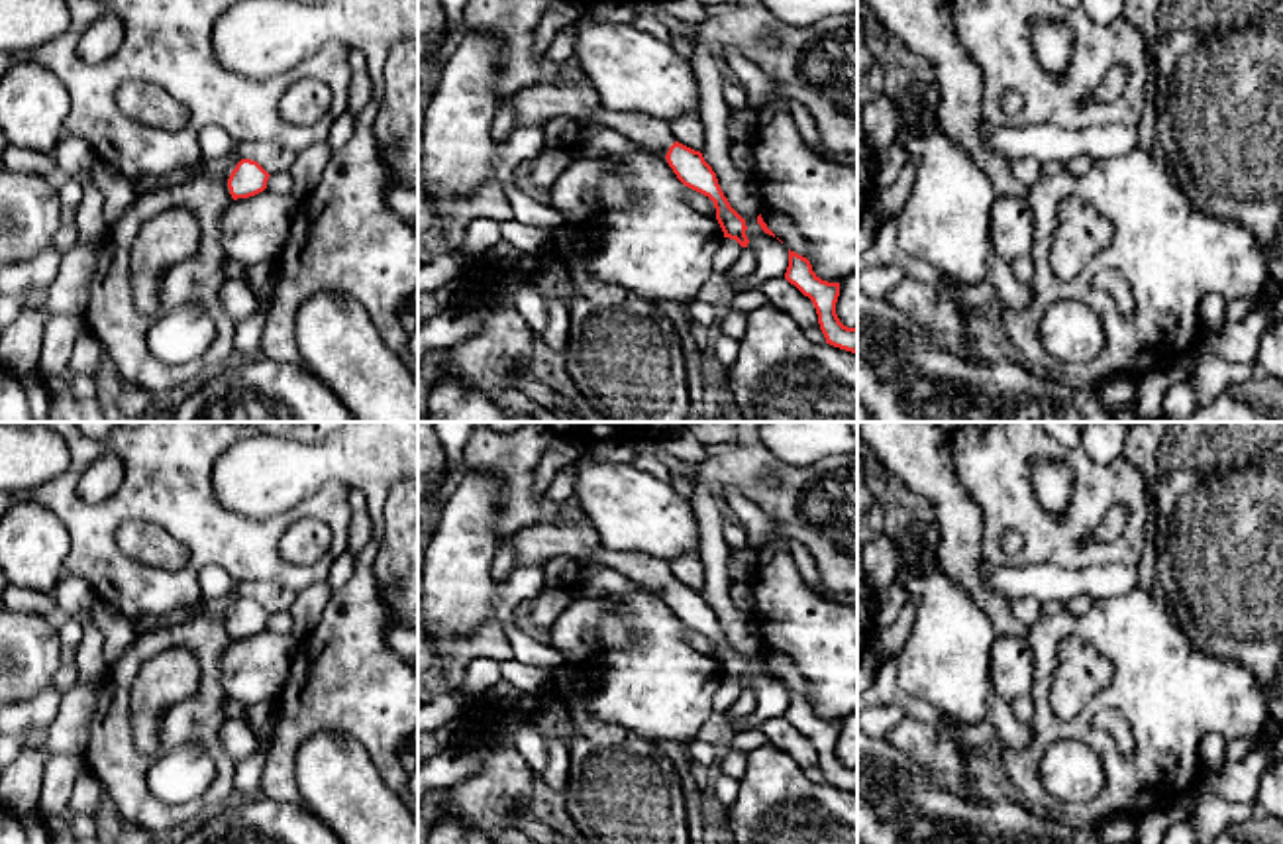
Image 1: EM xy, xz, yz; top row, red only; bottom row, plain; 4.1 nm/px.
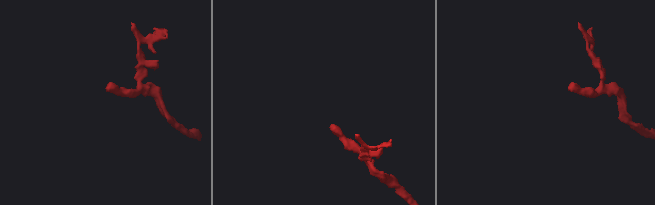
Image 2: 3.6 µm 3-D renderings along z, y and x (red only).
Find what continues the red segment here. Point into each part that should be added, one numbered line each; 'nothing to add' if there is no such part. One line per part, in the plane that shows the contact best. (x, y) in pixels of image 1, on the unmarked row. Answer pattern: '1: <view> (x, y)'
1: xz (579, 540)

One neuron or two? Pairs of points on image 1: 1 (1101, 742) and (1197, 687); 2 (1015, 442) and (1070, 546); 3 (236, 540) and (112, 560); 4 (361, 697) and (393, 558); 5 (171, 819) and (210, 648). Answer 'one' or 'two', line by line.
1: one
2: one
3: one
4: two
5: one

